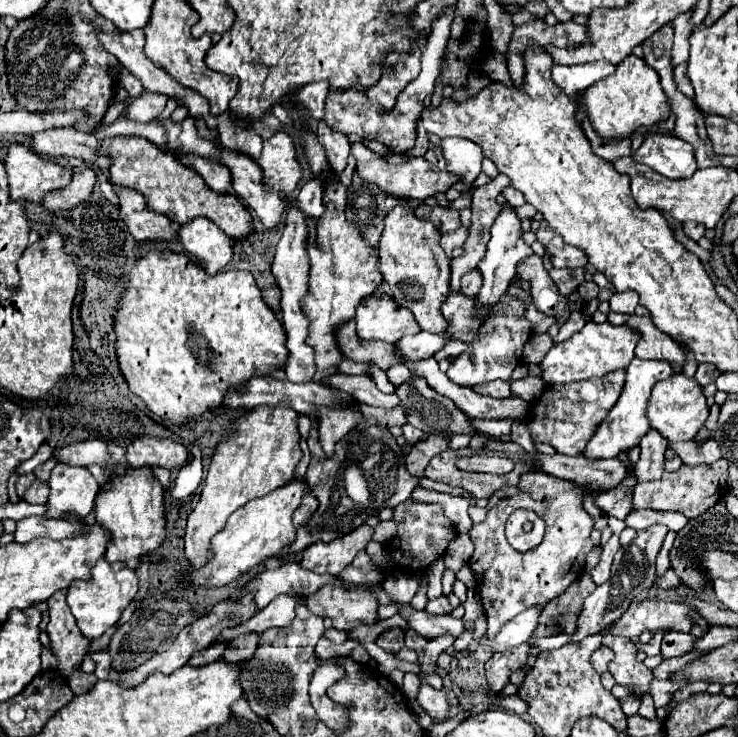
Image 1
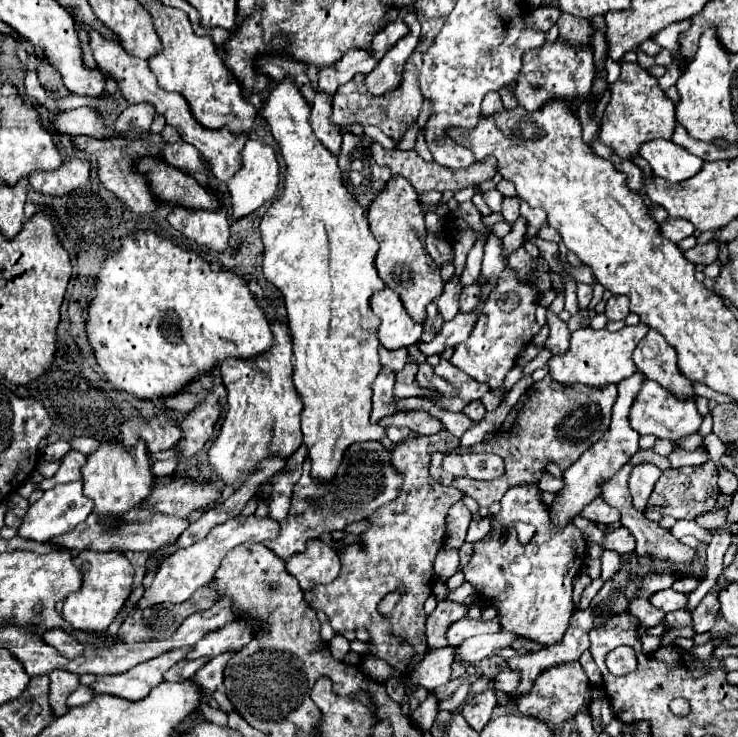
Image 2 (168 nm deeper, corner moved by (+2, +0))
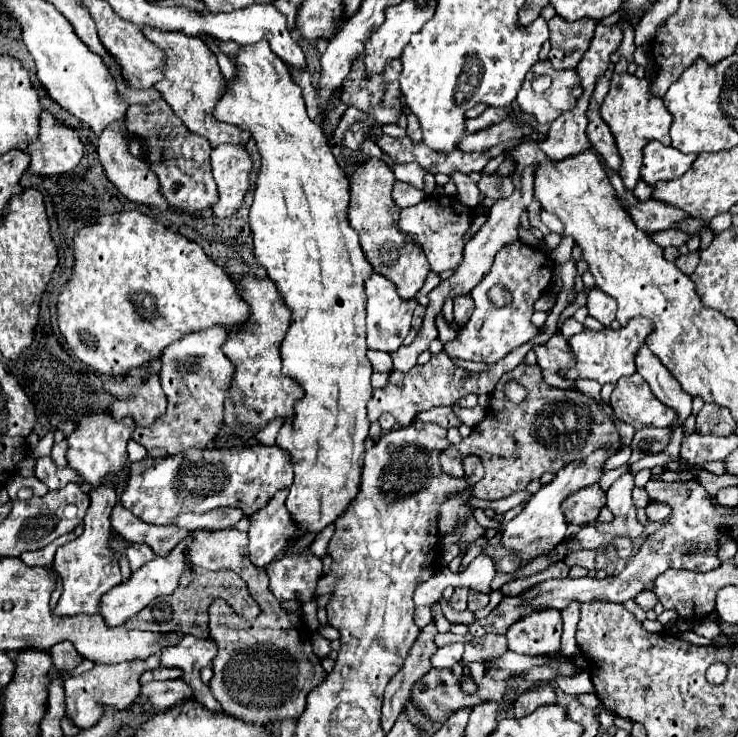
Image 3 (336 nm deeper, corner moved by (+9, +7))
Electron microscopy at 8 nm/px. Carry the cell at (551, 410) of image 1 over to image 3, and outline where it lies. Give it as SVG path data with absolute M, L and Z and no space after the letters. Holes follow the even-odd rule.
M521 363L517 369L505 373L495 391L491 393L491 403L485 419L473 427L471 435L457 445L447 447L439 453L441 469L453 477L465 477L459 463L461 455L479 455L483 459L485 477L475 483L473 495L477 499L503 499L515 491L523 491L533 479L539 479L545 471L559 471L571 461L581 461L599 449L601 445L621 447L619 433L613 421L607 417L603 407L591 397L575 389L549 387L543 379L539 365ZM517 381L525 387L527 397L521 403L513 403L505 397L505 385Z

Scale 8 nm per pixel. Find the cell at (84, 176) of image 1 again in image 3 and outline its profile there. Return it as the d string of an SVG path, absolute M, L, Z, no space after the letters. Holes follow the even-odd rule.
M41 113L41 139L37 145L27 145L31 157L29 173L39 177L61 175L79 165L85 147L75 129L59 123L51 113Z

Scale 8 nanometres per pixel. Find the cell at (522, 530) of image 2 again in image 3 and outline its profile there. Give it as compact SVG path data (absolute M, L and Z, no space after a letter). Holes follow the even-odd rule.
M605 445L601 449L595 449L587 459L573 461L571 465L565 465L563 469L559 469L555 473L555 479L551 483L543 485L531 497L531 501L525 505L525 509L503 527L503 539L501 539L503 545L517 549L517 553L521 553L521 557L539 557L539 555L547 553L549 549L557 547L565 539L565 531L567 531L567 519L563 515L561 503L569 495L573 495L577 489L585 489L589 485L599 483L599 479L605 473L603 467L605 467L607 459L615 453L617 453L617 449L613 449L611 445Z

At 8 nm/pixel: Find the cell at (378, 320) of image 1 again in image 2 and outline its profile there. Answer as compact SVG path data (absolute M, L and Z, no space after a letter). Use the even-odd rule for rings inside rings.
M384 288L374 292L370 298L370 308L382 320L380 324L380 344L388 350L408 348L420 340L422 324L414 322L402 306L398 292L392 288Z

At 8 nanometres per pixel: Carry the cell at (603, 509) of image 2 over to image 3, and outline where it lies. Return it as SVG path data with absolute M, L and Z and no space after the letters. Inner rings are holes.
M591 485L589 489L581 489L573 493L563 503L563 513L569 523L583 525L595 523L601 509L605 507L605 491L599 485Z

